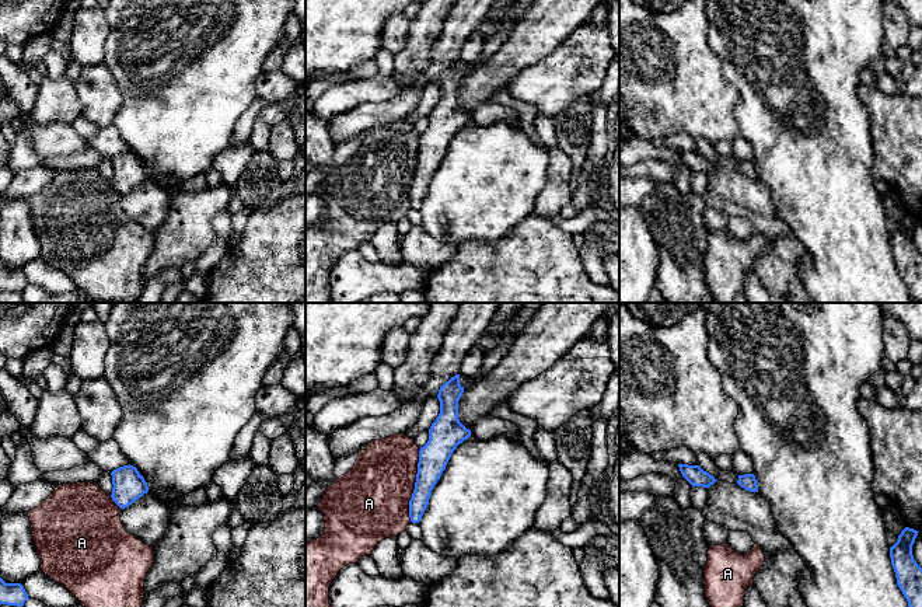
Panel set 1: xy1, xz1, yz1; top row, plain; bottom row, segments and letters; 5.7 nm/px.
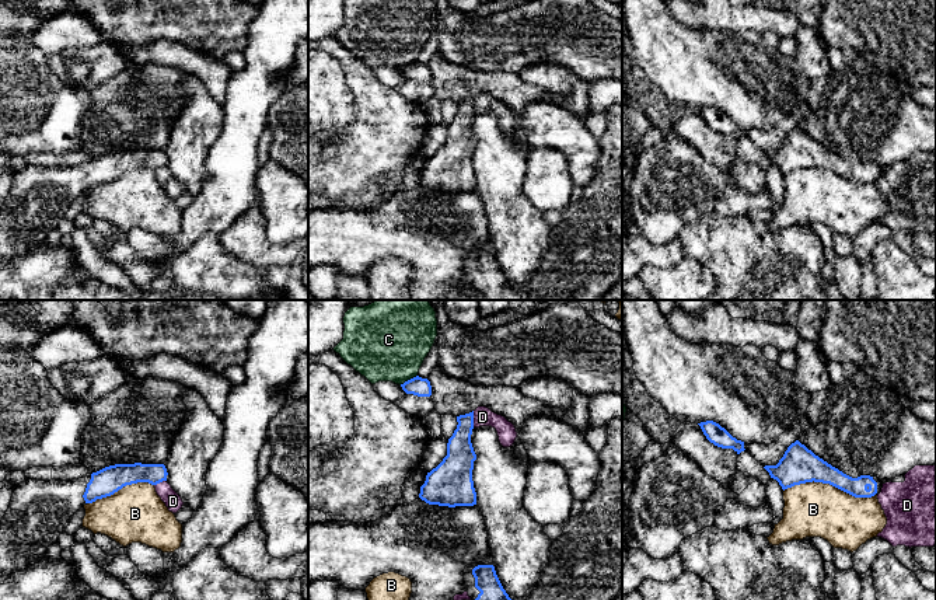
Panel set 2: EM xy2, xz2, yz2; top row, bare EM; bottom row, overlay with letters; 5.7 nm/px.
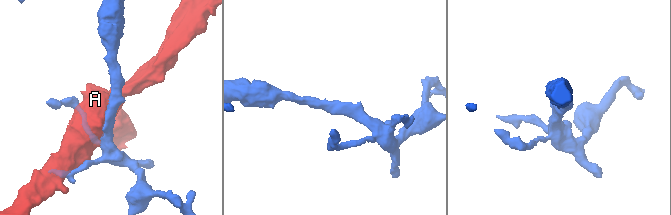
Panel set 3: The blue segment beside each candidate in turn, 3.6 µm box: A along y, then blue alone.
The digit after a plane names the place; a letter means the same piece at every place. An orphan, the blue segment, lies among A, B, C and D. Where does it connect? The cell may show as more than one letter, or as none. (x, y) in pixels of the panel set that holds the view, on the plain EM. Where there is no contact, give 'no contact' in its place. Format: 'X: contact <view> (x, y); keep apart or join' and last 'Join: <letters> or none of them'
A: contact xz1 (415, 171); keep apart
B: contact yz2 (830, 170); keep apart
C: contact xz2 (408, 66); keep apart
D: contact xz2 (472, 105); keep apart
Join: none of them

